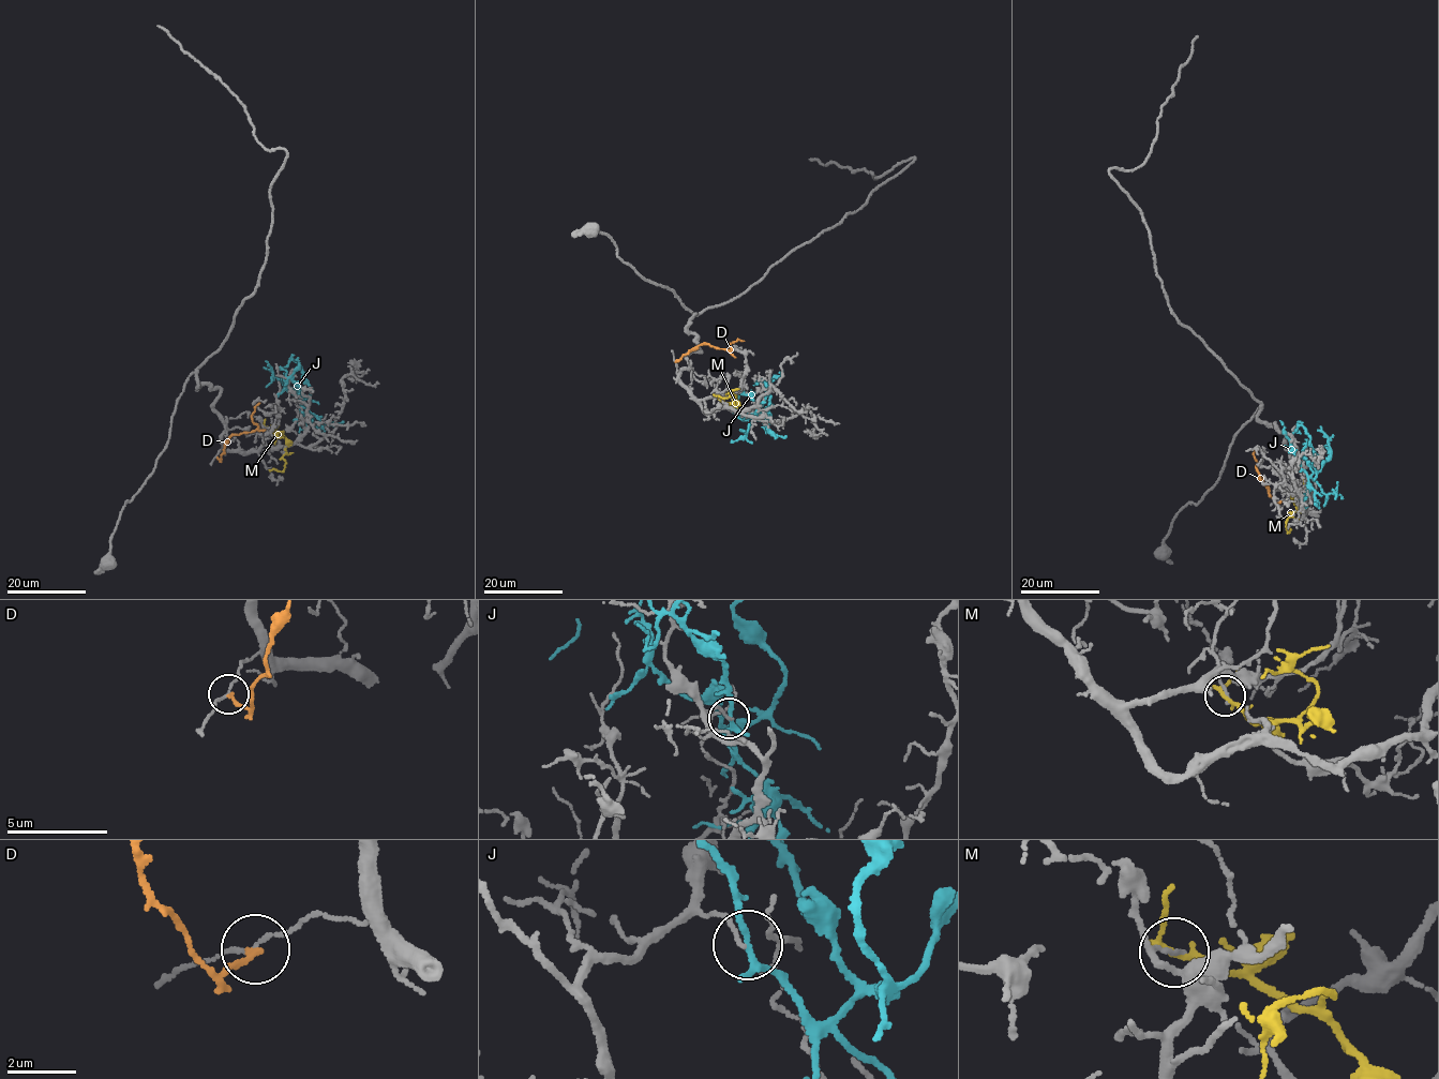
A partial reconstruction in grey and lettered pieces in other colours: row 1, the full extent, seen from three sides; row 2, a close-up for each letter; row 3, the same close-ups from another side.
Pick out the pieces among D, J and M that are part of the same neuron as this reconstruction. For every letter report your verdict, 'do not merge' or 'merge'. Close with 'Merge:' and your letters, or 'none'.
D: do not merge
J: do not merge
M: do not merge
Merge: none

